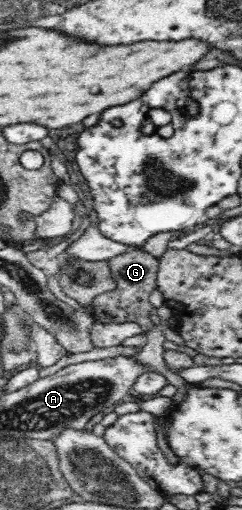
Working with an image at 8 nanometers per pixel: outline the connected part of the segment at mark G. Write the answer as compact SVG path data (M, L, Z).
M142 247L127 250L108 260L112 276L115 278L117 289L115 291L97 295L93 303L86 308L95 321L99 323L137 323L142 331L151 331L154 324L148 318L149 295L156 289L156 275L158 260L153 258Z

